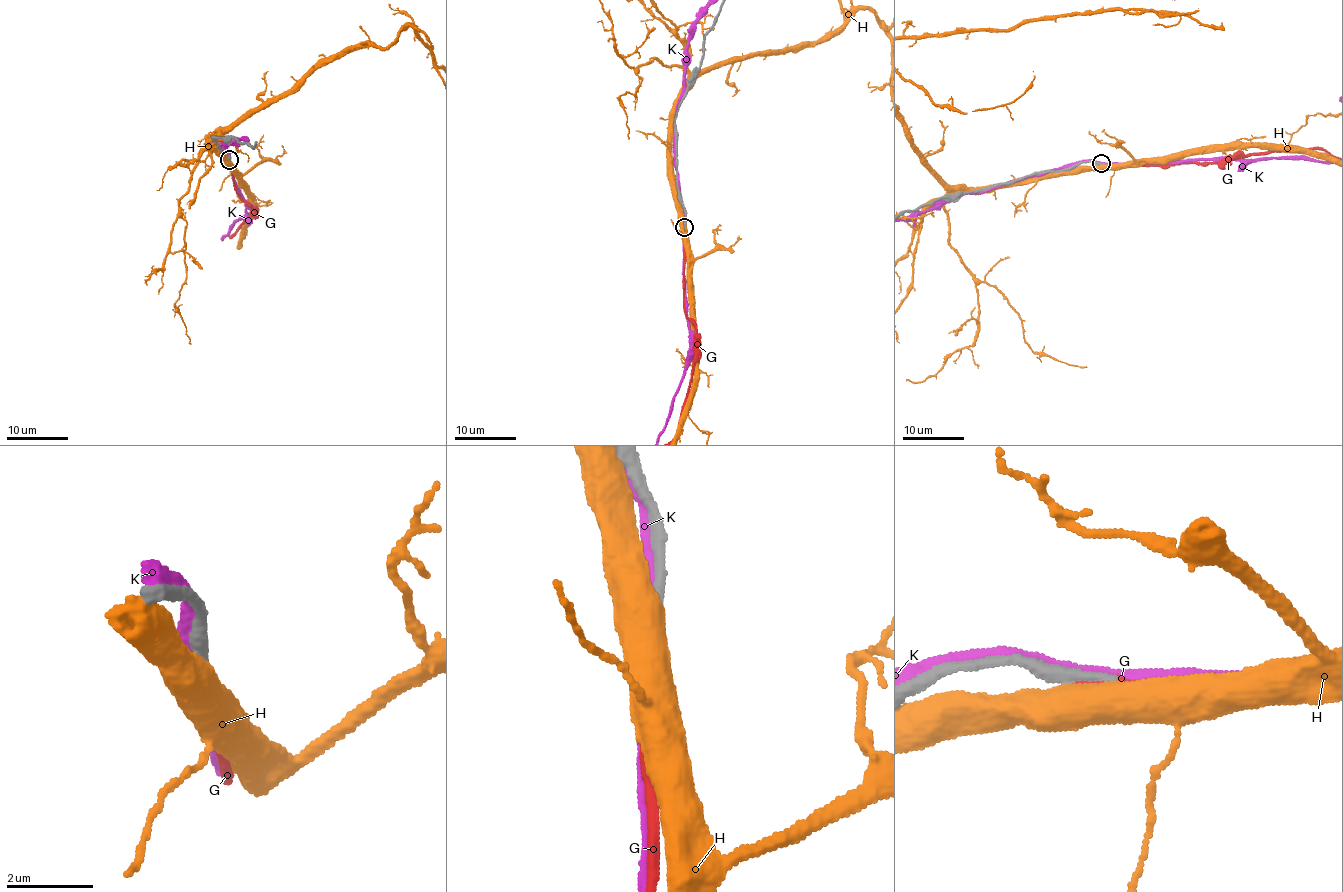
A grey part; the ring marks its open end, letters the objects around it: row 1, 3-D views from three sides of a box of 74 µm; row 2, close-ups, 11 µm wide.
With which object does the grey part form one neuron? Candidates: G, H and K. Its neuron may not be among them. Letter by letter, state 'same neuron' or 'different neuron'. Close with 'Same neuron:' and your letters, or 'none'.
G: same neuron
H: different neuron
K: different neuron
Same neuron: G

